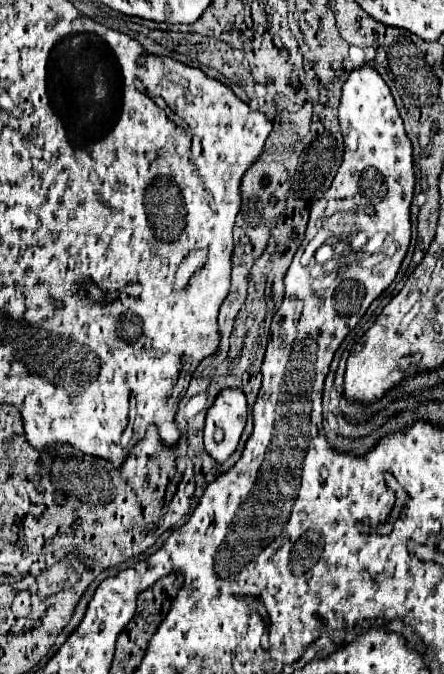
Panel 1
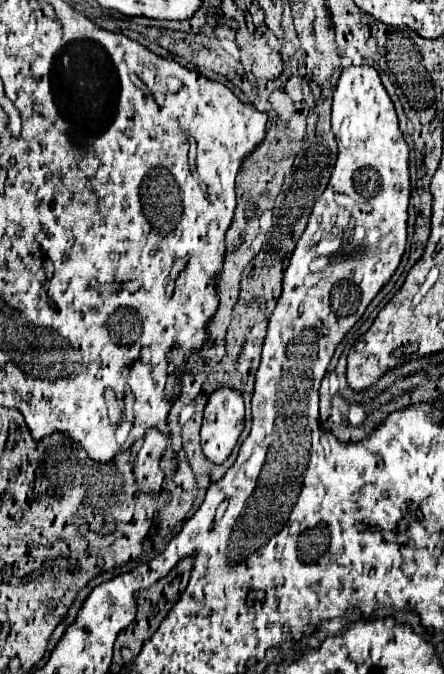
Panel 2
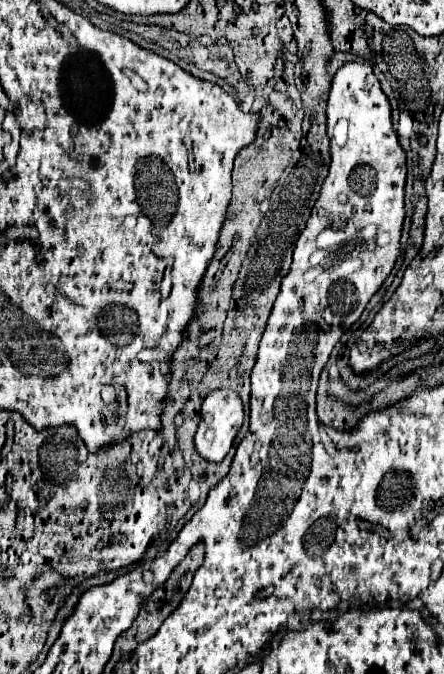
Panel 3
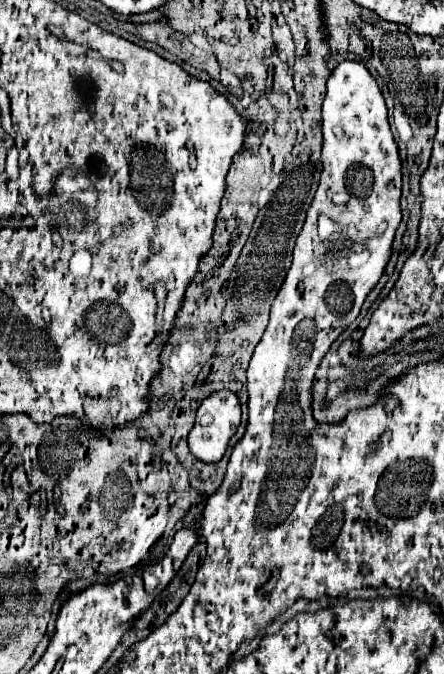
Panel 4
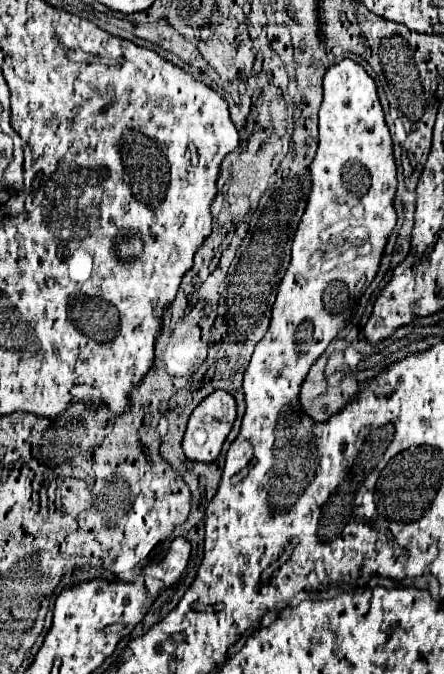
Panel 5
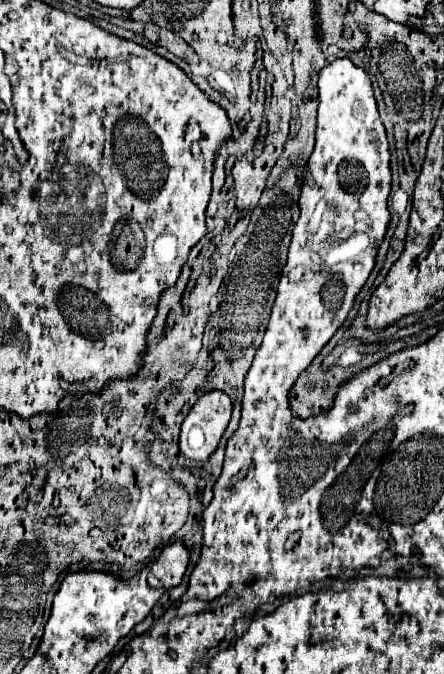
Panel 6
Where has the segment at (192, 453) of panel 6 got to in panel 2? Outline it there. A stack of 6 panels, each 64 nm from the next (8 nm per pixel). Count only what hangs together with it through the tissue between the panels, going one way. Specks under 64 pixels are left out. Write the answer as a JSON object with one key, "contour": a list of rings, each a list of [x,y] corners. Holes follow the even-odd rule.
{"contour":[[[218,388],[206,408],[202,422],[202,450],[208,460],[222,464],[234,450],[244,430],[244,398],[232,388]]]}

